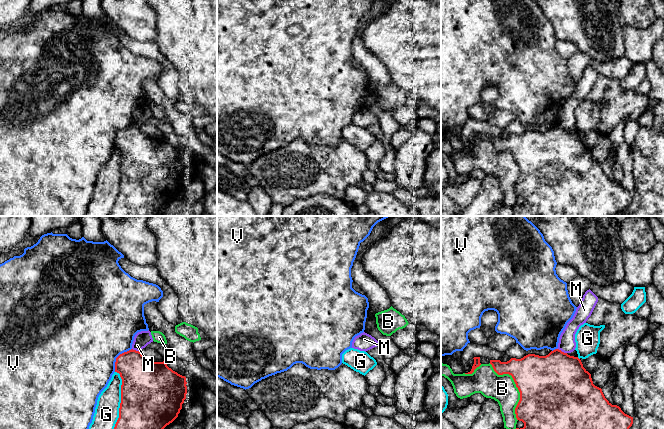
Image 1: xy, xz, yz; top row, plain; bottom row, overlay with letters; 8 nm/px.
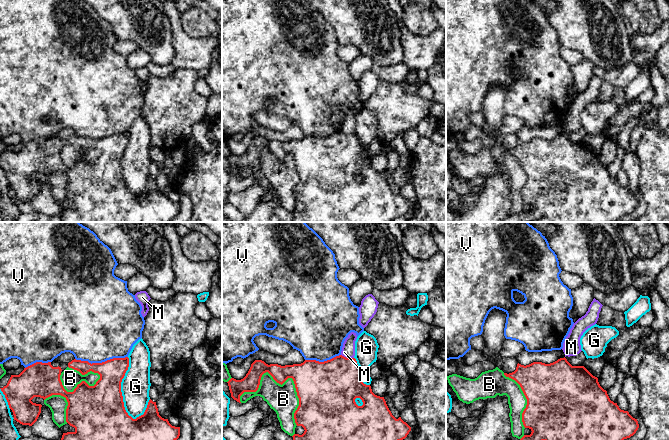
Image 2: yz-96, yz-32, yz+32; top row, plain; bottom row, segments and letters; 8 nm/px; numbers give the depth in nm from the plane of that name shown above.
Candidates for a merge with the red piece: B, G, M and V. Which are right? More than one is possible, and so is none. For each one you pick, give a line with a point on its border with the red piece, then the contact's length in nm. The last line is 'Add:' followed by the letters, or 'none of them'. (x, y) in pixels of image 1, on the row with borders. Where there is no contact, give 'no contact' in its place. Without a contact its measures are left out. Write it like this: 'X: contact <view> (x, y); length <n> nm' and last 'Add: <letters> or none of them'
Add: none of them

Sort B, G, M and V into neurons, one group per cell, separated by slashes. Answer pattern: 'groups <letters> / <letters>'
groups B / G / M / V

